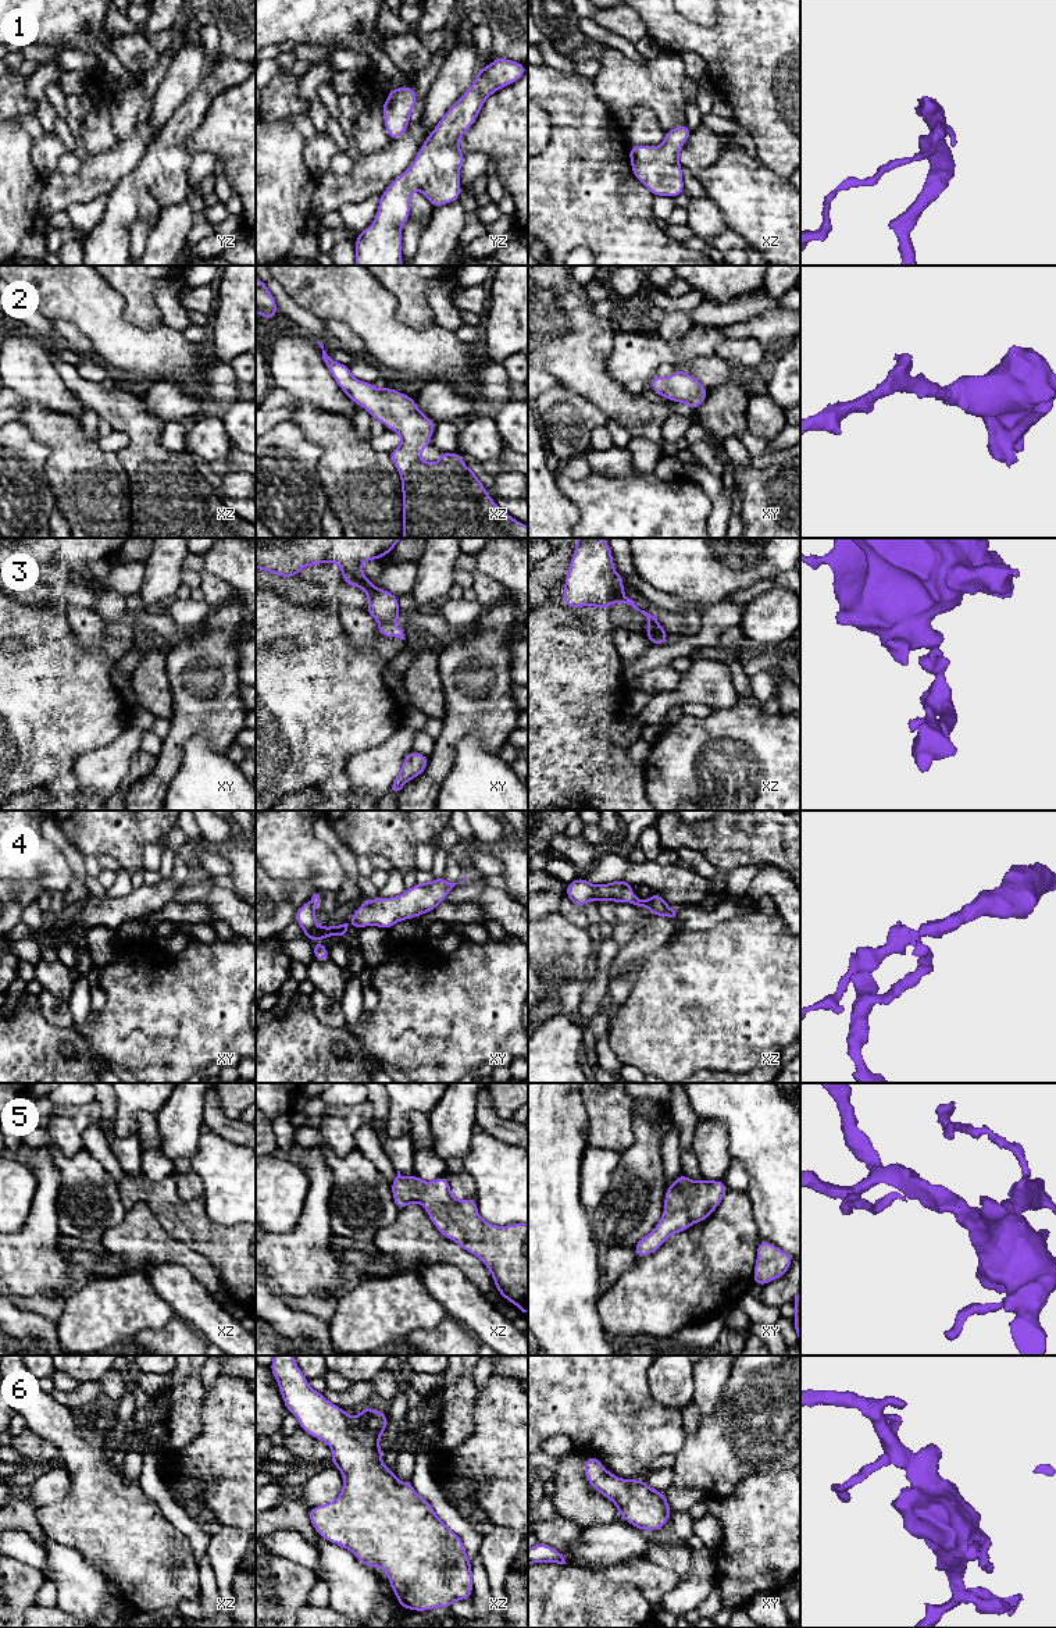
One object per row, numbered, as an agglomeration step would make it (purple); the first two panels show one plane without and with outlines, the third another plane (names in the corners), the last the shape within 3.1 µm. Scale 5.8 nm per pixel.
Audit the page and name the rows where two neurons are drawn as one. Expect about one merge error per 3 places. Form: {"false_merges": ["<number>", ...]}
{"false_merges": ["3"]}

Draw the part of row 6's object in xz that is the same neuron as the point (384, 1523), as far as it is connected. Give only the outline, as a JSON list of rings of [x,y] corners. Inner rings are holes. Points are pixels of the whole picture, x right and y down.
[[[274,1356],[270,1369],[278,1381],[286,1411],[299,1419],[302,1431],[333,1450],[331,1464],[343,1476],[342,1493],[335,1500],[308,1510],[308,1520],[318,1536],[346,1547],[371,1570],[381,1565],[402,1609],[413,1611],[450,1609],[453,1602],[472,1597],[472,1568],[461,1538],[436,1515],[432,1504],[414,1490],[411,1481],[400,1483],[395,1471],[382,1464],[383,1450],[378,1442],[389,1425],[388,1415],[364,1406],[360,1414],[352,1418],[343,1408],[328,1401],[321,1392],[310,1387],[308,1378],[297,1367],[295,1356]]]

